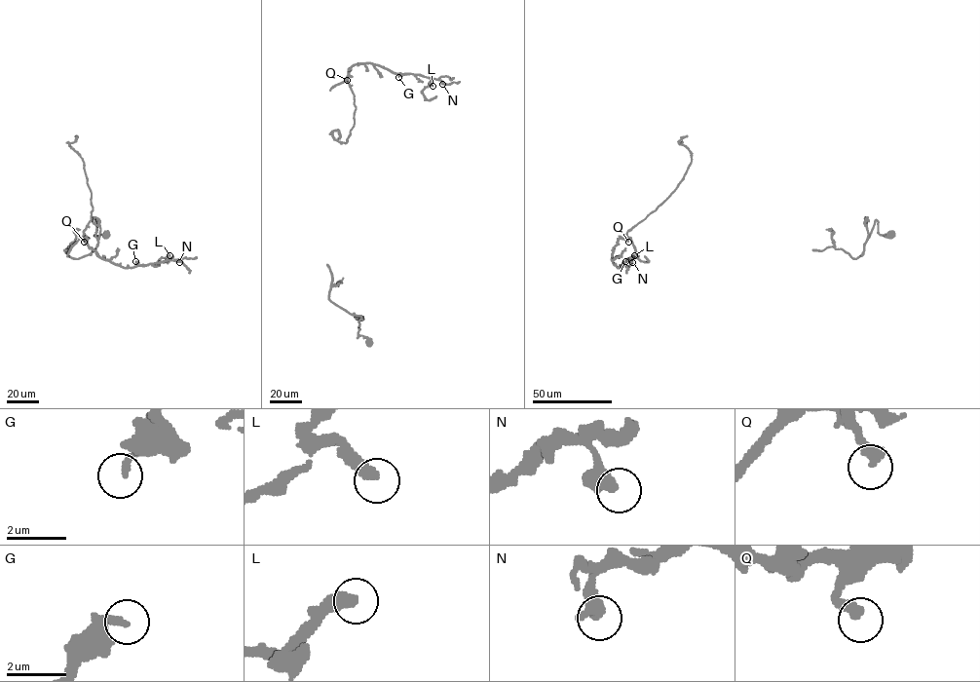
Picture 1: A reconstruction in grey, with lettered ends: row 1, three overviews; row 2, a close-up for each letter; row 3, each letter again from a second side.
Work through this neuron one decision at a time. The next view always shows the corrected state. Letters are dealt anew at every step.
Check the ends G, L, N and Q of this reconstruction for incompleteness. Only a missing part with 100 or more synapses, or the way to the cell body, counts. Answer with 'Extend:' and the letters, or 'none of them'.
Extend: L

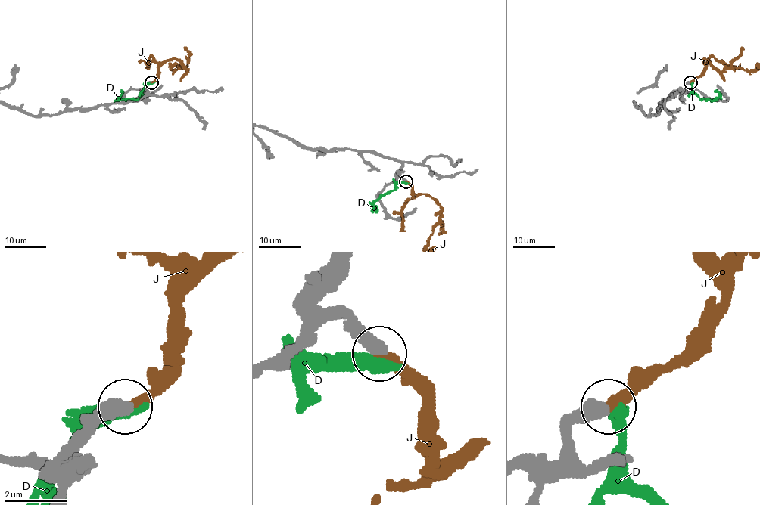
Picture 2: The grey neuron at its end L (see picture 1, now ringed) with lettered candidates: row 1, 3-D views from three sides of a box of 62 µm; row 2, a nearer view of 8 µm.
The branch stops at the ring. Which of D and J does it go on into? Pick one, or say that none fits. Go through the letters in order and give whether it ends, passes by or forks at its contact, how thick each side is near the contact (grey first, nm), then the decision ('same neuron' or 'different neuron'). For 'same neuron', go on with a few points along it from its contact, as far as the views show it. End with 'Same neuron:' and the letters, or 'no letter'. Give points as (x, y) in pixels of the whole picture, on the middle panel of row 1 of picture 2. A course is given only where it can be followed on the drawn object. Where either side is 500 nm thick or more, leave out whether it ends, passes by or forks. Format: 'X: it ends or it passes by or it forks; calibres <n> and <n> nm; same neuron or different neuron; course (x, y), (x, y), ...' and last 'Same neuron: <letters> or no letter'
D: calibres 480 and 550 nm; different neuron
J: it ends; calibres 480 and 280 nm; same neuron; course (406, 181), (414, 196), (431, 196), (441, 211), (439, 223), (427, 246), (428, 249), (436, 247)
Same neuron: J

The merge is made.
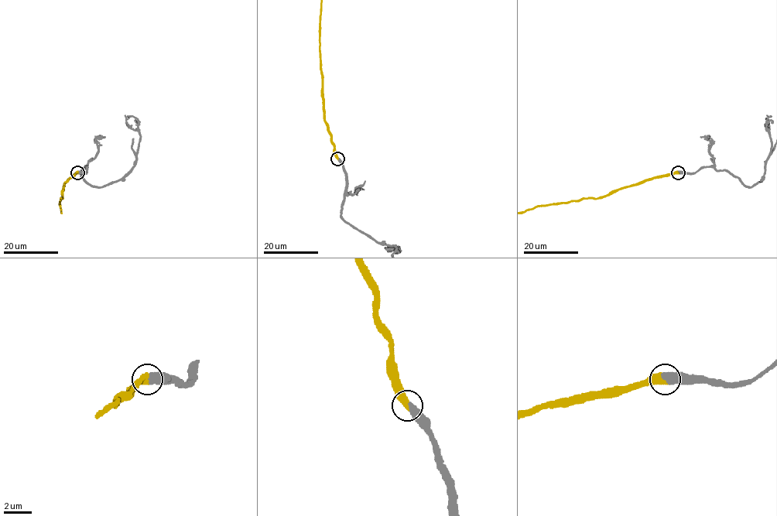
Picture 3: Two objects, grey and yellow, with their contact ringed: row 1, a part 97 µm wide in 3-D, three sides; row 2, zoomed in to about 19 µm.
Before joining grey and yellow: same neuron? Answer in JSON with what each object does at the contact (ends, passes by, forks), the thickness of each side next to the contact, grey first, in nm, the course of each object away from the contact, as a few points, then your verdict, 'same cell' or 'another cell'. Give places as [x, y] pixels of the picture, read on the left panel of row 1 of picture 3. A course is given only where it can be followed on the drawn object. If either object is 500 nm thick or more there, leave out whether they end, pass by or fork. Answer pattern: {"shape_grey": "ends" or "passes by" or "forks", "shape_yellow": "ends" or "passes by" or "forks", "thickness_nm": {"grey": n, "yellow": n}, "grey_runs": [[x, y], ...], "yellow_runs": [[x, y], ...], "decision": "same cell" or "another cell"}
{"shape_grey": "ends", "shape_yellow": "ends", "thickness_nm": {"grey": 440, "yellow": 480}, "decision": "same cell"}

